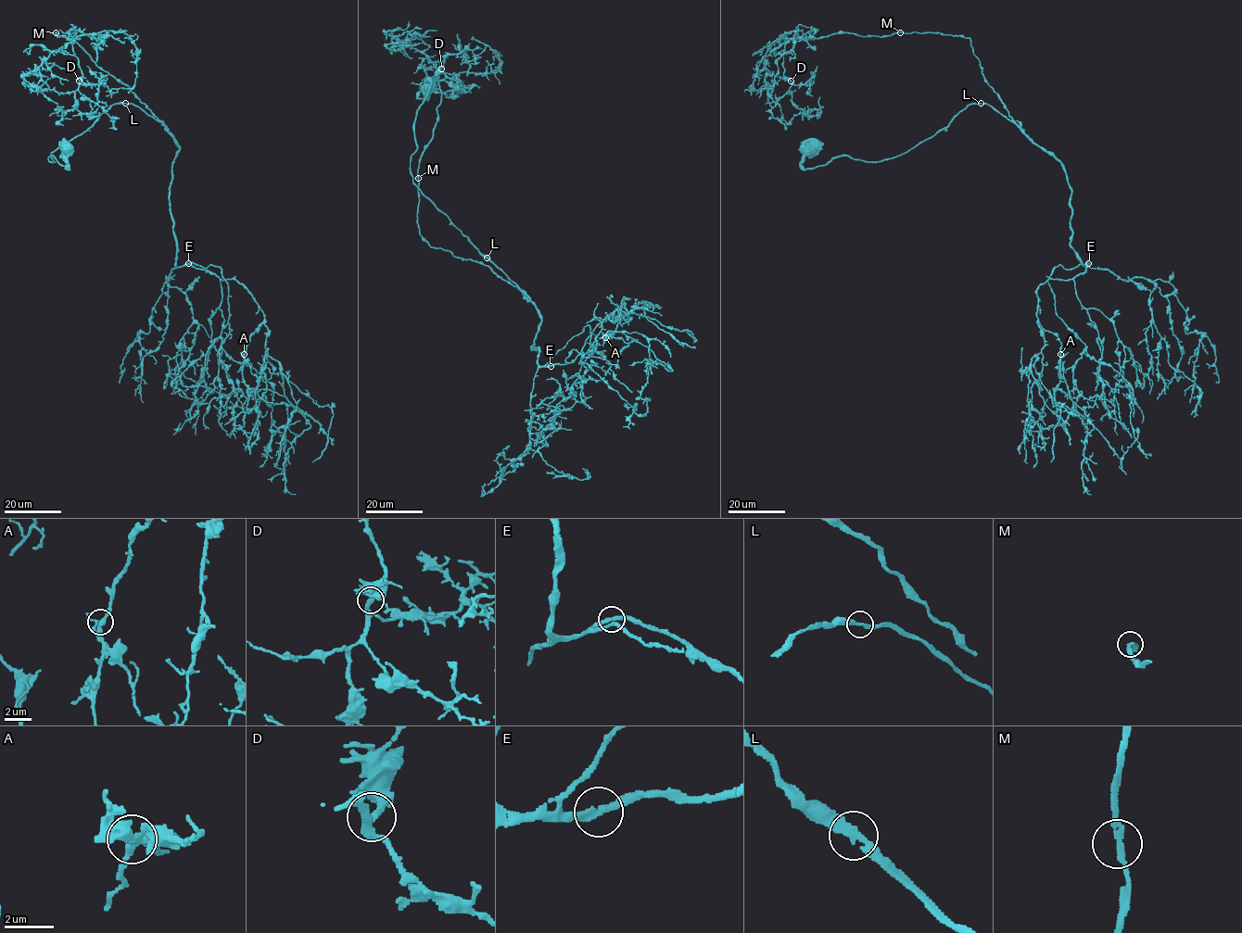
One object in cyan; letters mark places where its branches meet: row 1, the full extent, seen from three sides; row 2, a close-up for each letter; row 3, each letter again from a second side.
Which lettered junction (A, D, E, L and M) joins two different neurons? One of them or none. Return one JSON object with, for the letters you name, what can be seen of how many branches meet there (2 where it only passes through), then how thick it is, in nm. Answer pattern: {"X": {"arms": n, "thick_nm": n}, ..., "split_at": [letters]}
{"split_at": []}

